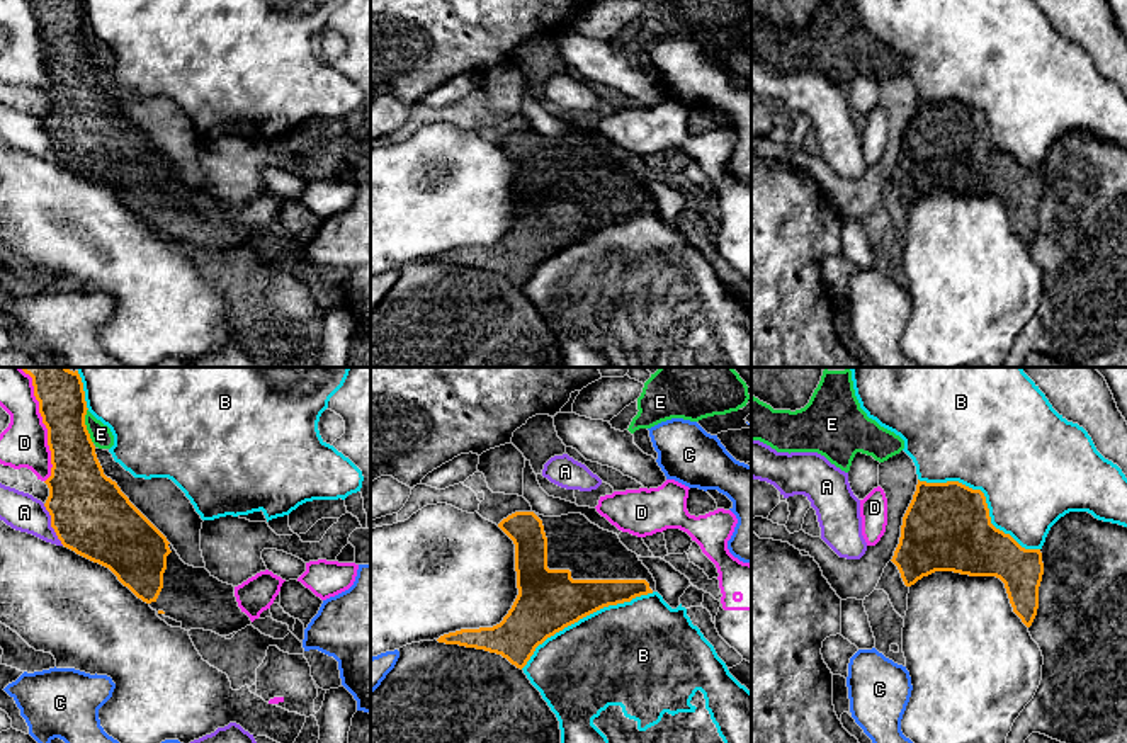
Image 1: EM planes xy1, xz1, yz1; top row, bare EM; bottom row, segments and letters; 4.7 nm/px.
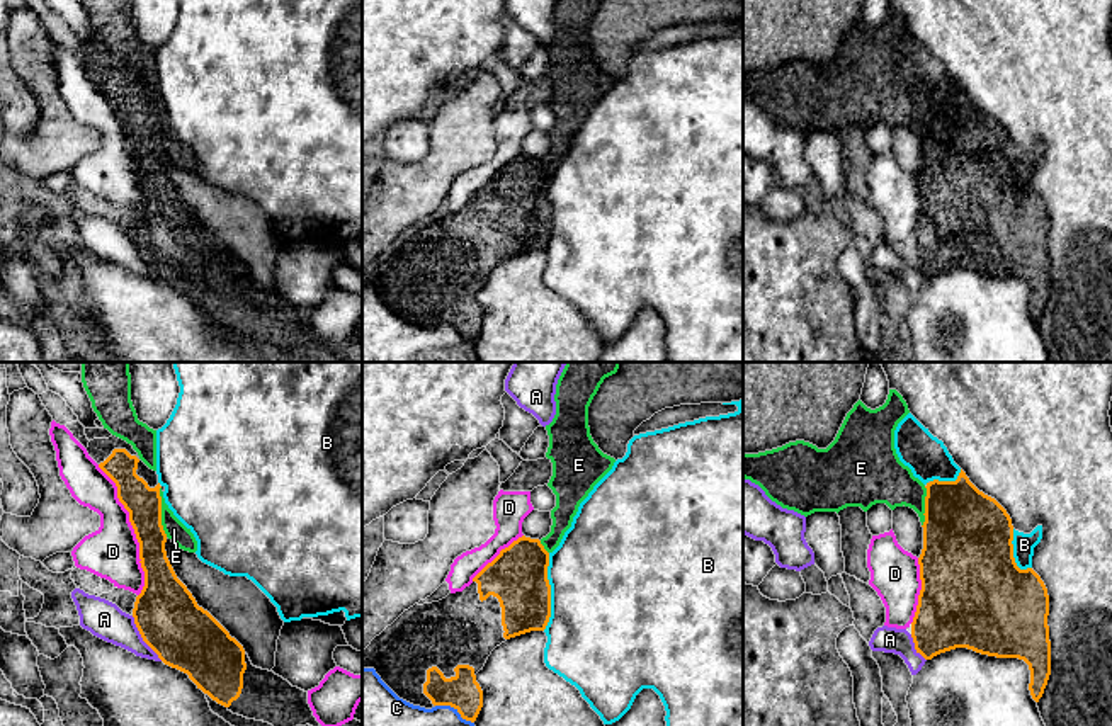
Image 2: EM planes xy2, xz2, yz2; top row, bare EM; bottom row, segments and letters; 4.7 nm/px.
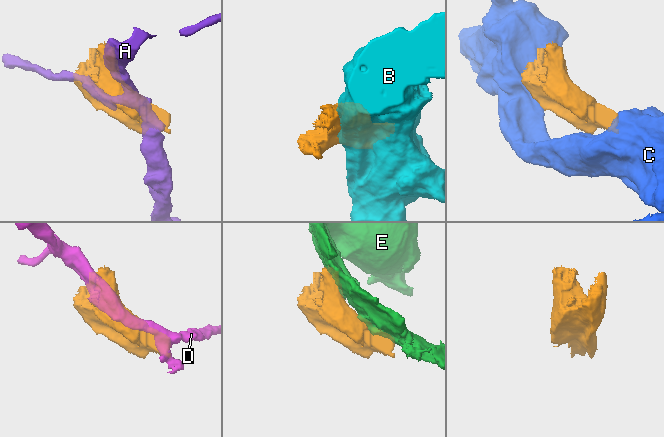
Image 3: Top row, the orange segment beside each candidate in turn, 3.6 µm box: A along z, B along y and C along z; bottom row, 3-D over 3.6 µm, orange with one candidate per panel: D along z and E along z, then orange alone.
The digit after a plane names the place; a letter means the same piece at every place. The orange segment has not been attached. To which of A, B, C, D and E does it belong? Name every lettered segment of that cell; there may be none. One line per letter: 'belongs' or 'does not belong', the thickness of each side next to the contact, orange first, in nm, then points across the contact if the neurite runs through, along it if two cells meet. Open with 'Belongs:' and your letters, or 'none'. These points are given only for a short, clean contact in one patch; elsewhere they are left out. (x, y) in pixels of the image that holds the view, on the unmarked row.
Belongs: none
A: does not belong; calibres 320 and 180 nm
B: does not belong; calibres 420 and 480 nm
C: does not belong; calibres 170 and 340 nm
D: does not belong; calibres 160 and 260 nm
E: does not belong; calibres 160 and 90 nm

